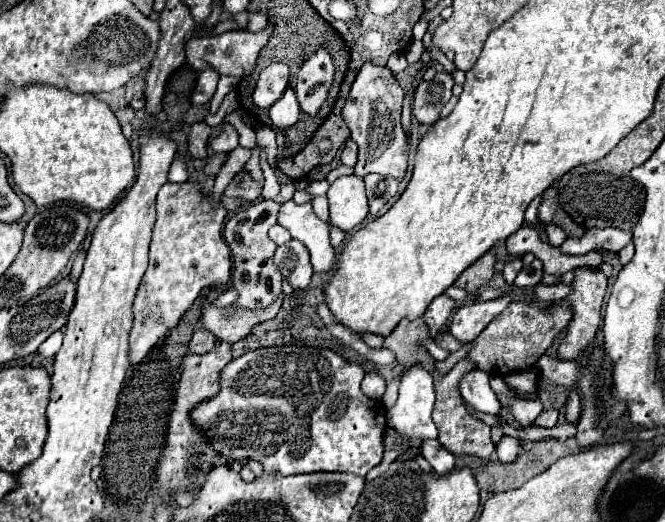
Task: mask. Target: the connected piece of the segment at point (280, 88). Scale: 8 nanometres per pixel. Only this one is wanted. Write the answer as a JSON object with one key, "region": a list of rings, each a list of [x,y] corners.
{"region":[[[285,64],[267,66],[261,72],[259,82],[255,86],[255,92],[253,92],[255,104],[261,108],[269,108],[275,100],[281,98],[287,84],[289,84],[289,68]]]}

